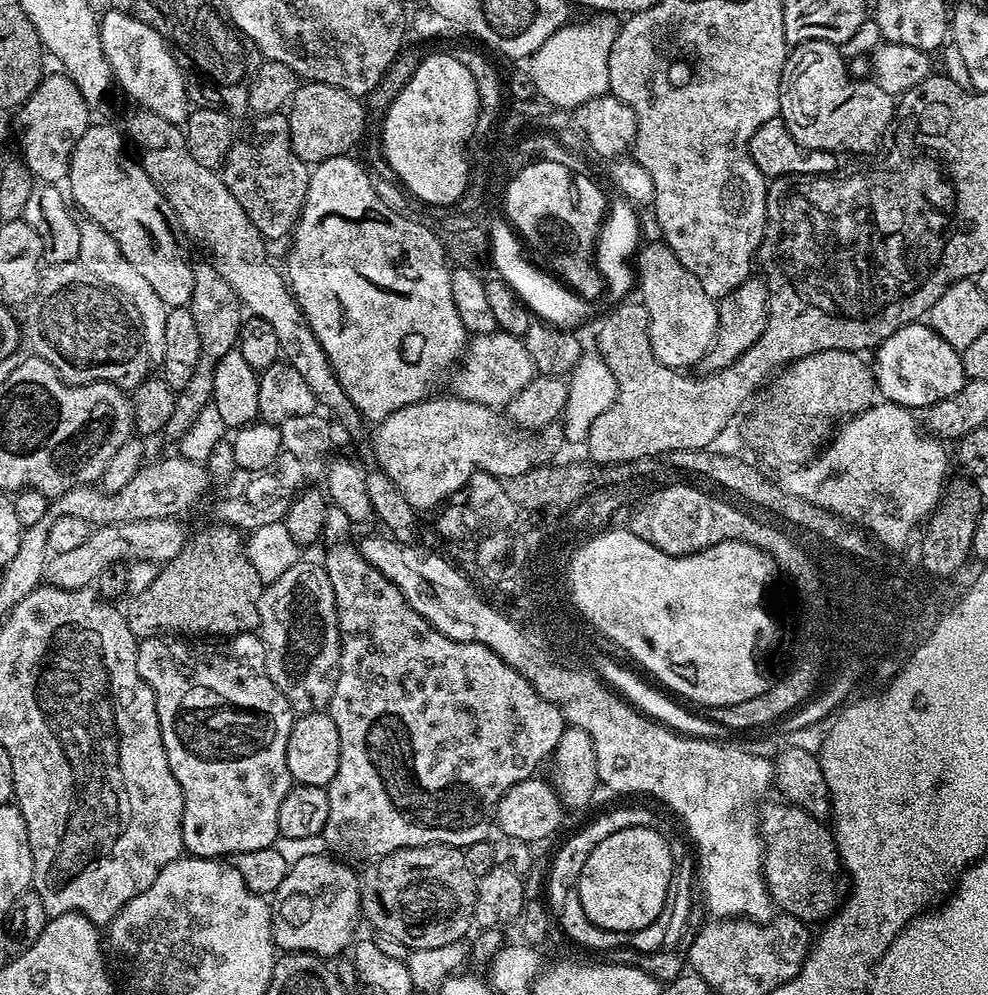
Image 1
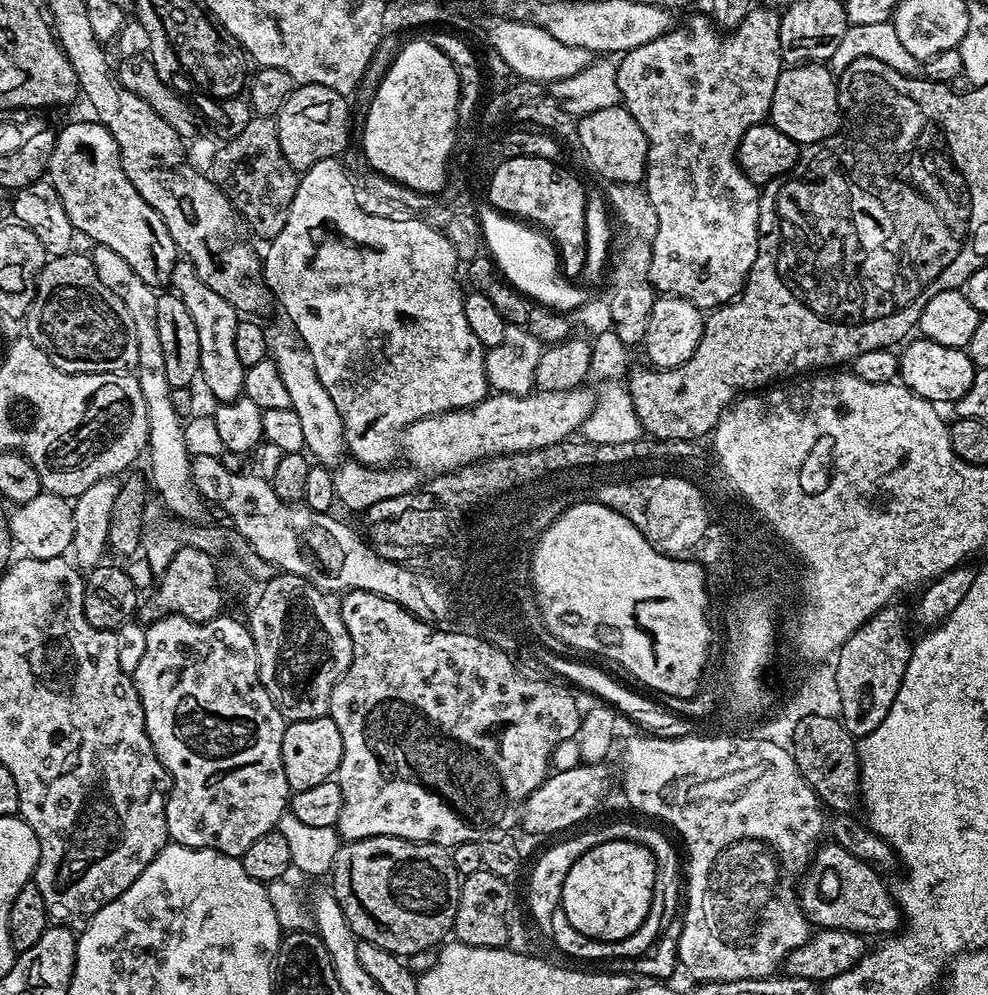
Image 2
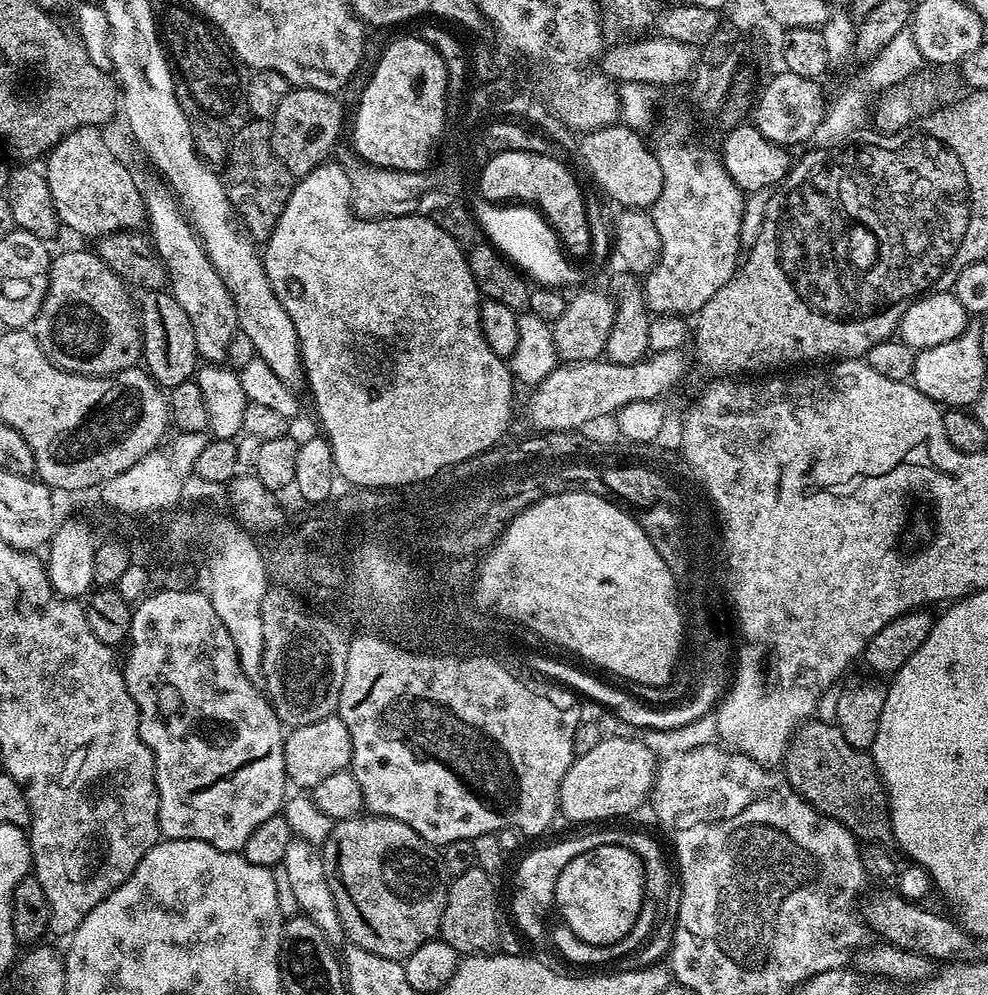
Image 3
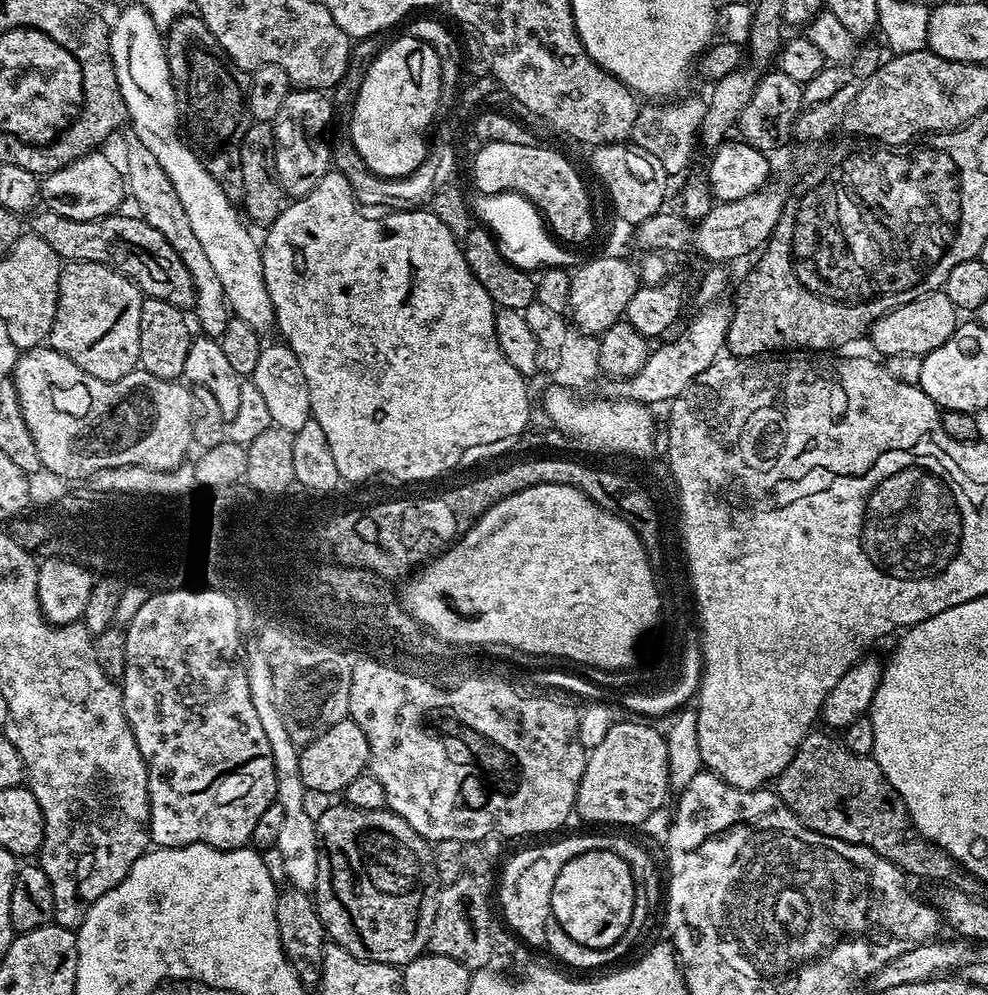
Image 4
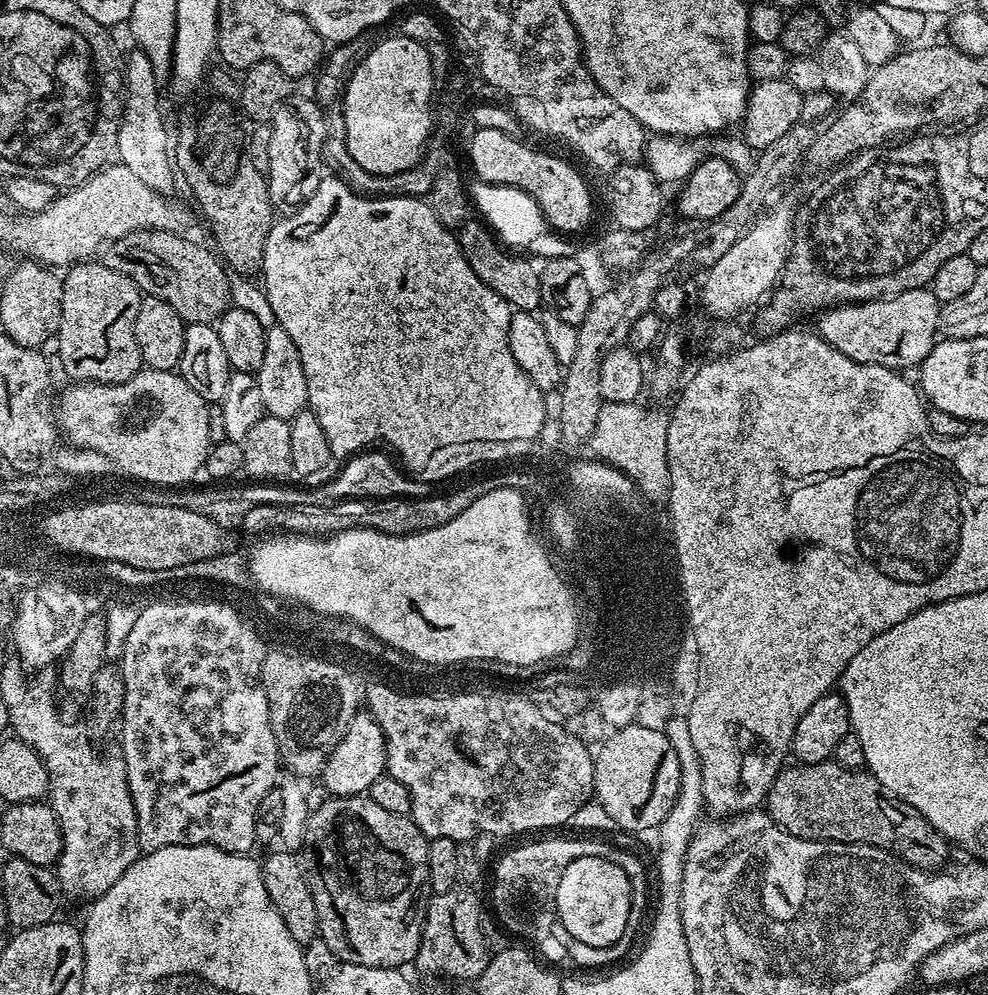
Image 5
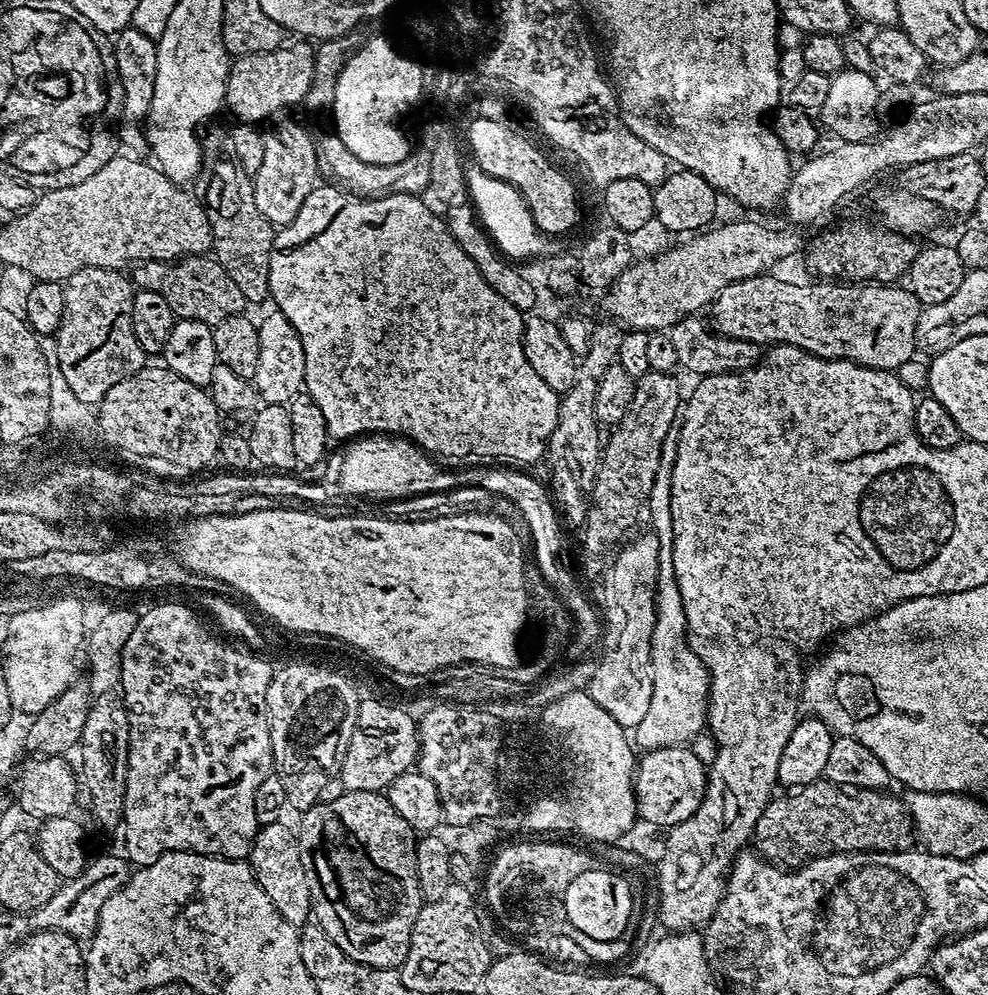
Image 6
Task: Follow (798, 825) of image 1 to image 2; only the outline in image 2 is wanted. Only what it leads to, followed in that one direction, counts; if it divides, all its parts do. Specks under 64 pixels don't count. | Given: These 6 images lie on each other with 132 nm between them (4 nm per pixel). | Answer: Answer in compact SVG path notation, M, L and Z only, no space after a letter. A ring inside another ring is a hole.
M821 843L798 885L800 908L817 929L837 928L859 932L868 938L895 934L902 928L900 905L896 902L893 889L887 888L880 876L883 875L871 864L854 858L854 854L842 845Z

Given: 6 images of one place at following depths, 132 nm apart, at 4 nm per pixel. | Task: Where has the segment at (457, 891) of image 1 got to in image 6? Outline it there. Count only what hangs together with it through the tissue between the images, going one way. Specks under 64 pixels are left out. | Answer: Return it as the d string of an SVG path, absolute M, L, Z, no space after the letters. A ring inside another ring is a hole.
M346 791L334 802L307 808L299 819L302 870L306 870L306 886L310 886L315 923L354 962L371 968L399 969L408 953L414 922L426 903L418 890L417 833L390 806L387 795L378 792Z

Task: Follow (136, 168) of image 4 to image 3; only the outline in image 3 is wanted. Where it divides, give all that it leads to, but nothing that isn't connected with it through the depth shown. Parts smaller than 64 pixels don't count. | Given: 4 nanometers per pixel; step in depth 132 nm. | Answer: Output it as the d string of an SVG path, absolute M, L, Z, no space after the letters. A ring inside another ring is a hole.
M157 182L145 183L142 191L146 224L149 229L152 227L151 243L168 269L172 296L178 306L186 310L190 326L194 326L194 342L199 359L204 362L227 361L230 338L234 338L238 330L236 307L230 298L230 290L226 290L226 282L222 282L218 270L214 270L210 258L204 253L200 237L172 195L172 189L163 182Z

